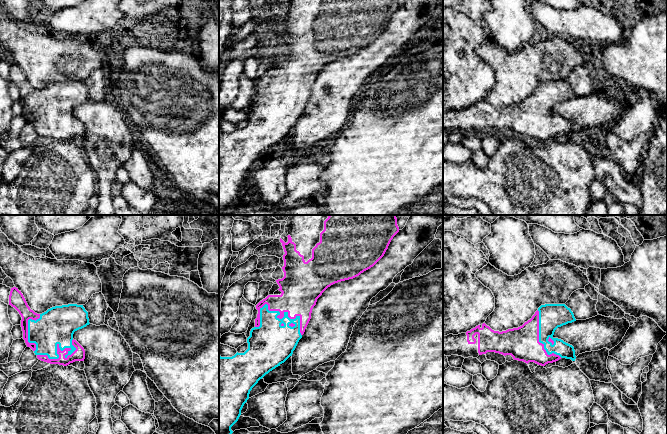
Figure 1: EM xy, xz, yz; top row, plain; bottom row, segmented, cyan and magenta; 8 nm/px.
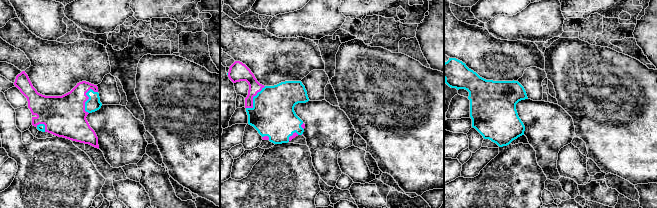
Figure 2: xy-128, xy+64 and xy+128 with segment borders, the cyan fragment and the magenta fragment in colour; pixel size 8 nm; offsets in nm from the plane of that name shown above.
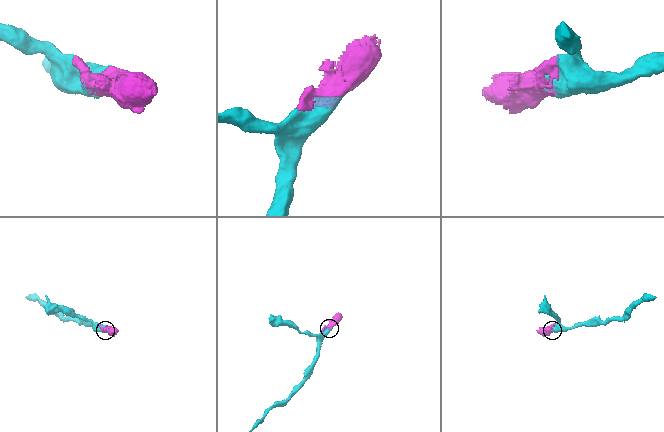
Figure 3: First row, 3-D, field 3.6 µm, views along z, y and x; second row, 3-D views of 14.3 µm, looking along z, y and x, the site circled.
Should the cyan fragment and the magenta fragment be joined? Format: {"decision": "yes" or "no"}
{"decision": "yes"}

